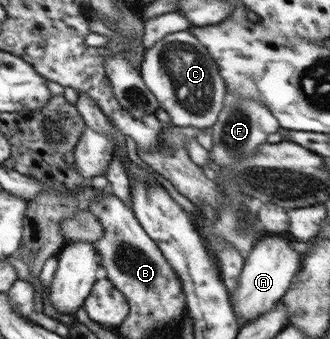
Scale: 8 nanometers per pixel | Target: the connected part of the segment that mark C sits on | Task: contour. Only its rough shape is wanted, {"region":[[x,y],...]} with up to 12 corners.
{"region":[[191,31],[146,49],[140,75],[174,126],[216,123],[226,82]]}

